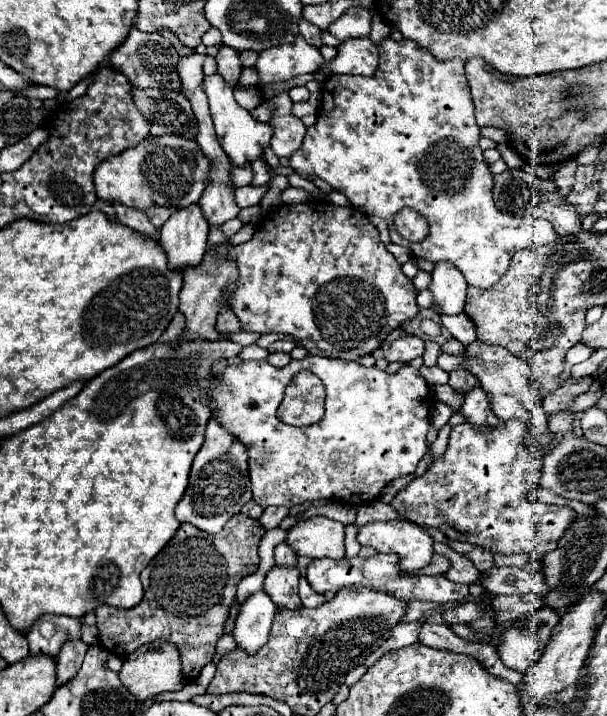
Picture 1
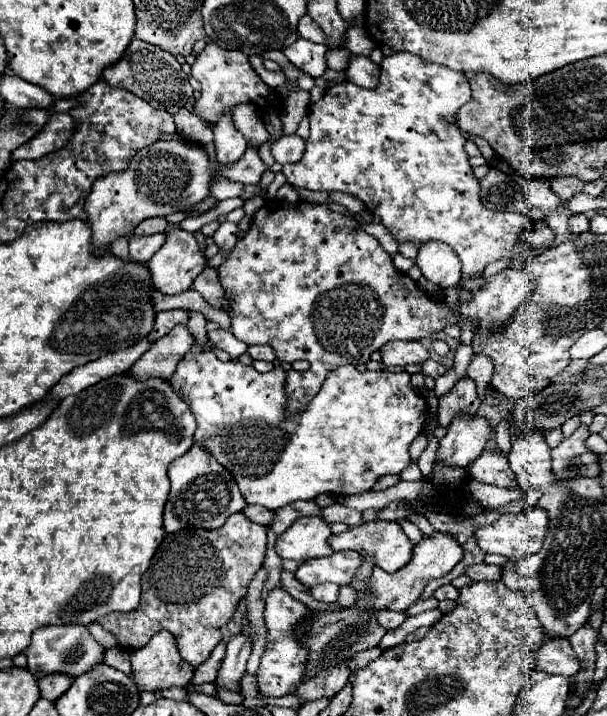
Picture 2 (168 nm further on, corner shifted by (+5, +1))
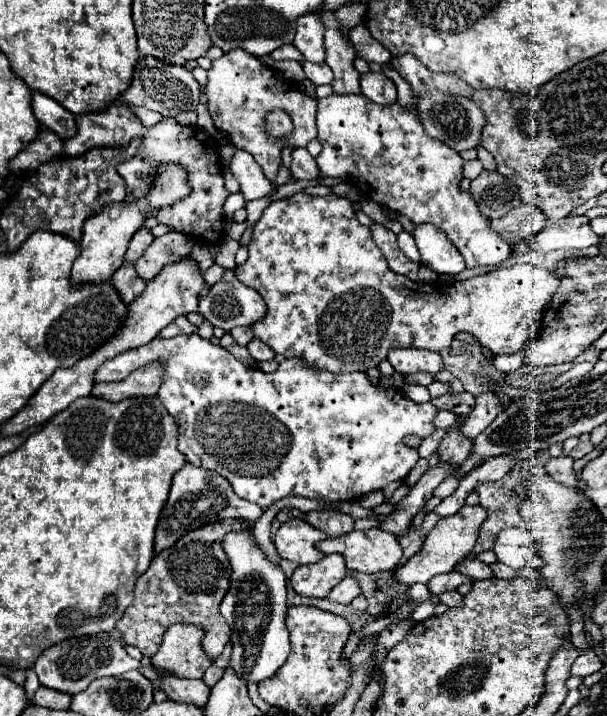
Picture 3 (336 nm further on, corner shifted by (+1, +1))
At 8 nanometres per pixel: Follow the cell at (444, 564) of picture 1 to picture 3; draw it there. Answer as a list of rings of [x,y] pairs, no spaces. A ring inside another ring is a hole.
[[[463,505],[455,515],[439,519],[439,523],[435,525],[435,529],[427,535],[423,549],[411,557],[403,567],[399,567],[395,571],[397,581],[405,583],[405,585],[413,585],[413,583],[429,583],[431,577],[439,575],[439,573],[449,573],[455,569],[455,565],[465,559],[467,555],[471,555],[477,535],[479,535],[479,527],[481,523],[487,519],[487,511],[481,505]]]

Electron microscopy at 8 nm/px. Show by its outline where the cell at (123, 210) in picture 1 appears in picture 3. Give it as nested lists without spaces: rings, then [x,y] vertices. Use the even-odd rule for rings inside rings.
[[[165,233],[157,239],[153,239],[151,247],[147,249],[147,253],[143,255],[143,259],[139,259],[135,263],[135,271],[143,281],[153,281],[163,267],[177,263],[181,259],[185,259],[191,253],[193,247],[193,237],[183,235],[183,233]]]

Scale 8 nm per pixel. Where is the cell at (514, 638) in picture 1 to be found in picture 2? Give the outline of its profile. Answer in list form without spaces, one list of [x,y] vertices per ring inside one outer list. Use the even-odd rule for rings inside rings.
[[[547,635],[535,653],[535,669],[561,675],[569,671],[569,677],[579,671],[579,667],[575,667],[575,653],[571,651],[569,641],[565,637],[557,639]]]

